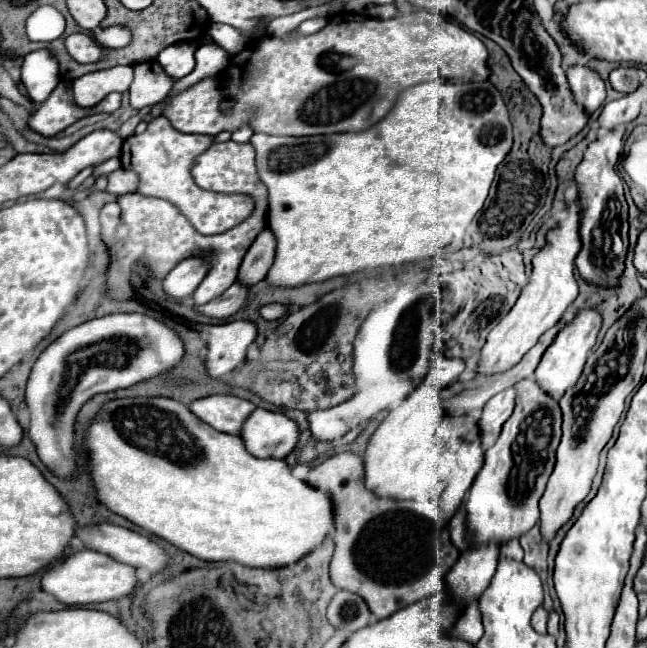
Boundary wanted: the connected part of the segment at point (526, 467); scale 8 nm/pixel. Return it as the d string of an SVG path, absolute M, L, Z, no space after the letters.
M525 378L521 382L515 384L517 392L519 392L519 400L515 406L515 412L511 414L511 418L505 422L505 428L501 430L501 436L497 438L497 442L487 448L485 452L485 464L481 468L481 472L477 474L467 500L465 500L465 508L467 508L467 526L473 532L473 546L483 544L483 542L507 542L511 538L519 538L521 534L525 534L527 530L531 530L537 520L539 520L539 498L545 490L547 478L553 472L555 466L555 450L559 446L559 438L561 438L561 424L563 424L563 414L559 414L559 404L555 398L551 398L551 394L543 392L537 384L531 384L531 378Z

